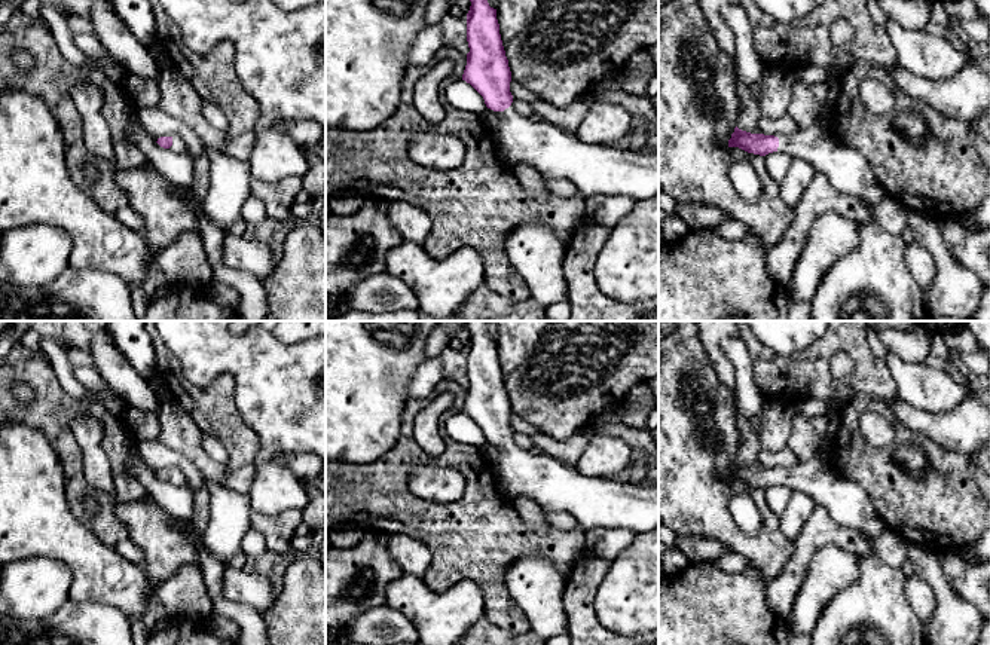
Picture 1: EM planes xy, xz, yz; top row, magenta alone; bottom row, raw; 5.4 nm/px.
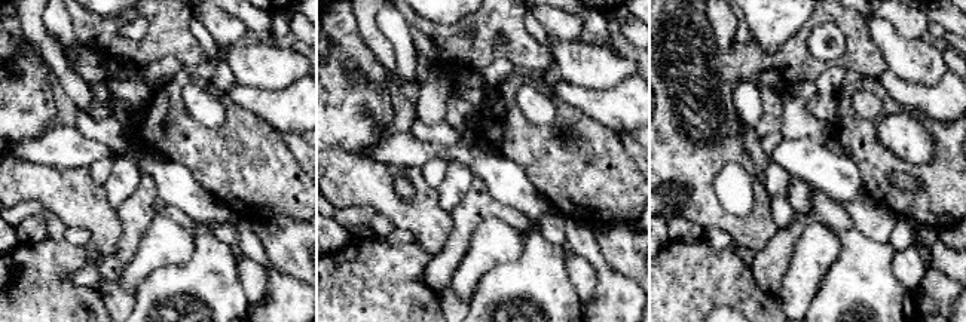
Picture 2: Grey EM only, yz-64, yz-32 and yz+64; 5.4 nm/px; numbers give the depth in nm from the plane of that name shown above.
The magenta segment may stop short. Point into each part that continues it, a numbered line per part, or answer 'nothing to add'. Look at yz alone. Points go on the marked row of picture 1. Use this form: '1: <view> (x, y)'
1: yz (848, 170)

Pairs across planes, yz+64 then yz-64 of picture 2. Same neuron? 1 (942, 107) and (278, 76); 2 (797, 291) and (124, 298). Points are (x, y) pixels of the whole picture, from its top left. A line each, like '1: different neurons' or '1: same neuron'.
1: different neurons
2: different neurons

